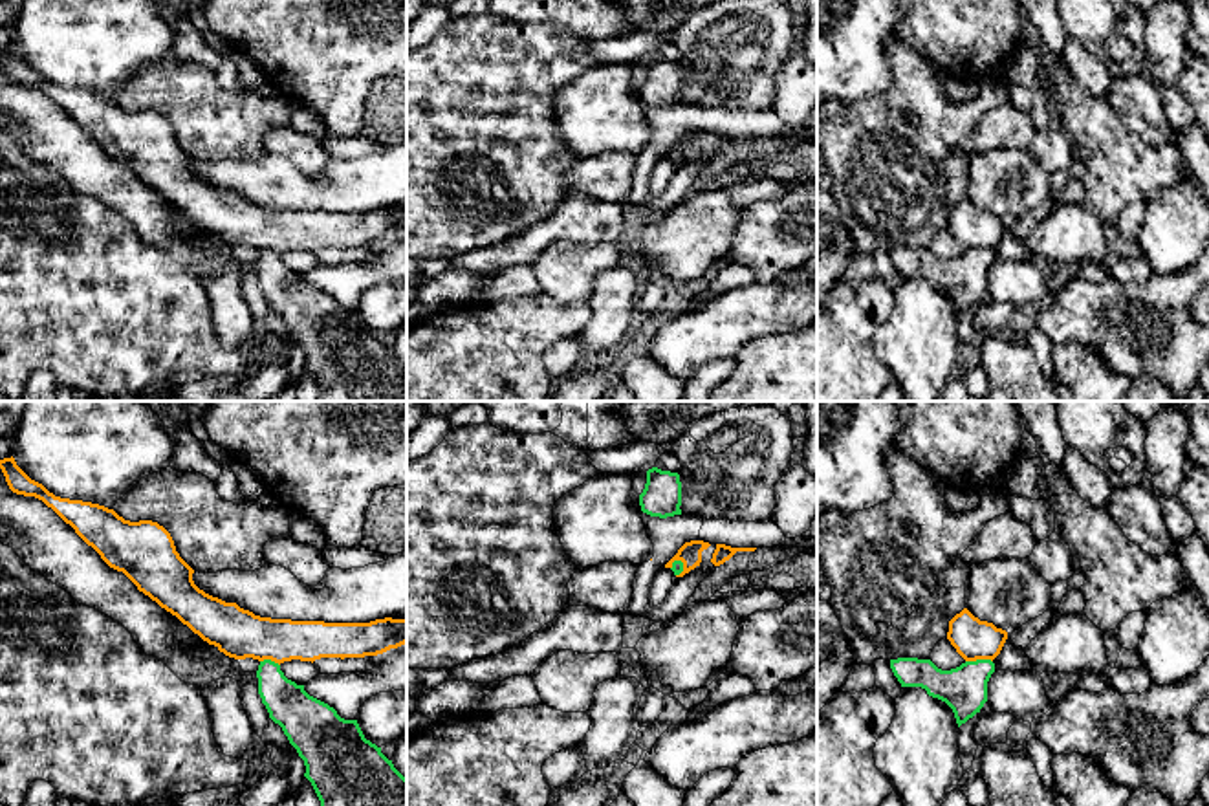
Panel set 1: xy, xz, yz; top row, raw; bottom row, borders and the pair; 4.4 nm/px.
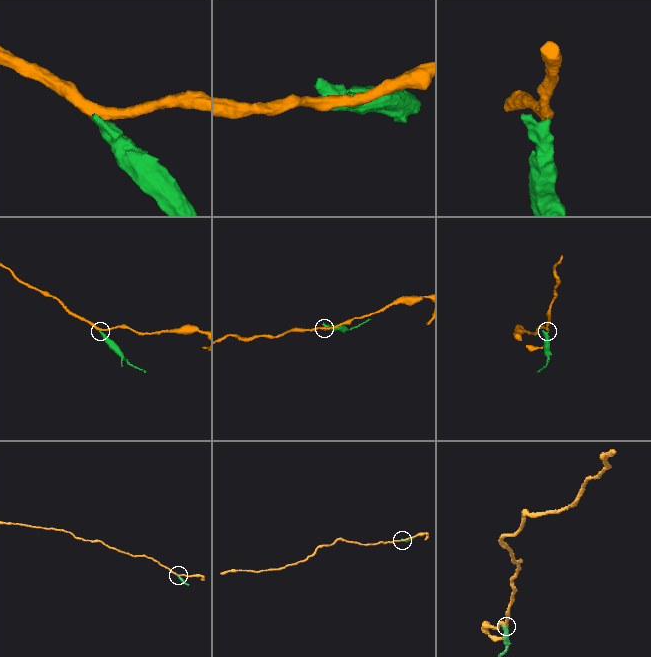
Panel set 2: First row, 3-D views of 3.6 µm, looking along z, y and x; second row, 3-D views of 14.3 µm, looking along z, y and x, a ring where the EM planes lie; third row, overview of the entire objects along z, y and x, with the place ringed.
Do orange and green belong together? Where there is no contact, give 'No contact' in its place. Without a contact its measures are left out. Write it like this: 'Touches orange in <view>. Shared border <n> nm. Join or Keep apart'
Touches orange in yz. Shared border 120 nm. Keep apart

